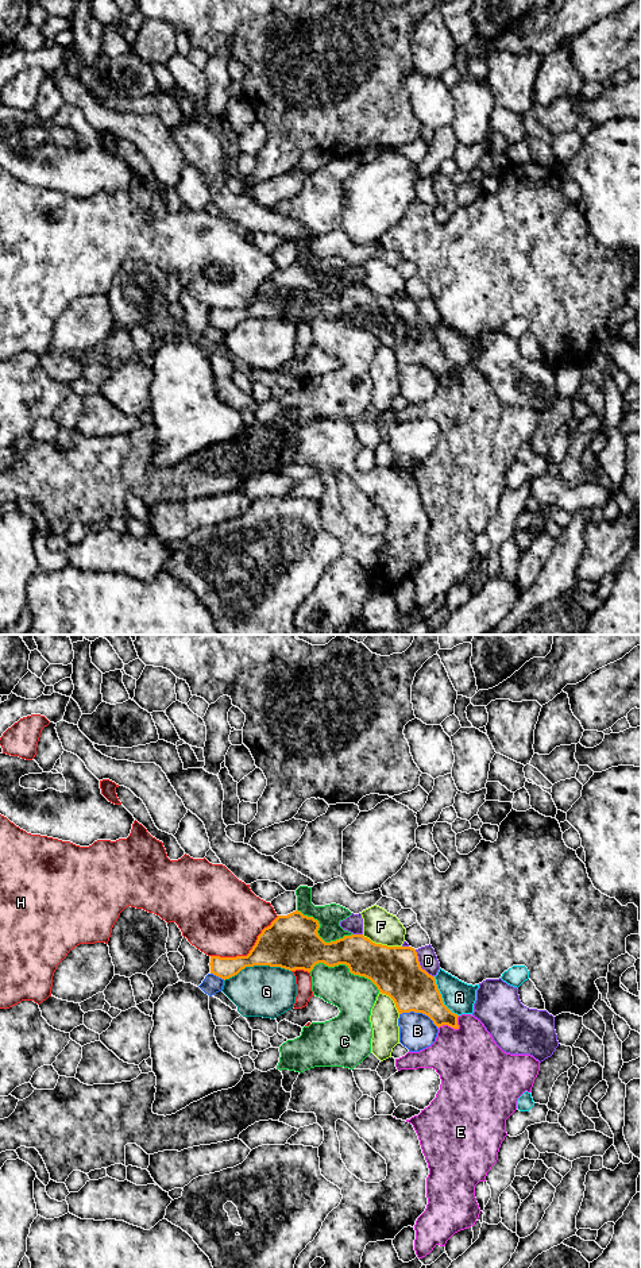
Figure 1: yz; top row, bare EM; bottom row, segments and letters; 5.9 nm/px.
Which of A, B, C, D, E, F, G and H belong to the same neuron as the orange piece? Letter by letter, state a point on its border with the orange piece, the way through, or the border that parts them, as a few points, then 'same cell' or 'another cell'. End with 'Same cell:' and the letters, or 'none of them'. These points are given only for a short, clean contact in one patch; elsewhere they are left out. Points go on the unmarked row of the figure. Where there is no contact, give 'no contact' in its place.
A: contact yz (440, 349); another cell
B: contact yz (419, 363); another cell
C: contact yz (346, 316); another cell
D: contact yz (419, 316); another cell
E: contact yz (452, 378); another cell
F: contact yz (381, 296); another cell
G: contact yz (257, 316); another cell
H: contact yz (250, 304); another cell
Same cell: none of them

